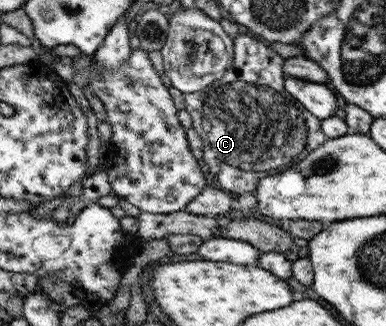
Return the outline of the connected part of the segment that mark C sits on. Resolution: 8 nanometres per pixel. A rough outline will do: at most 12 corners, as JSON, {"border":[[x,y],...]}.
{"border":[[255,36],[184,110],[222,191],[252,194],[328,138]]}

